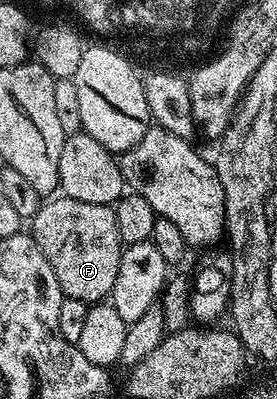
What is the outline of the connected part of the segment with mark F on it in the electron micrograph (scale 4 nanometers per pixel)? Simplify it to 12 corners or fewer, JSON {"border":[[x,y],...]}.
{"border":[[58,194],[33,238],[65,299],[105,301],[124,247],[111,205]]}

